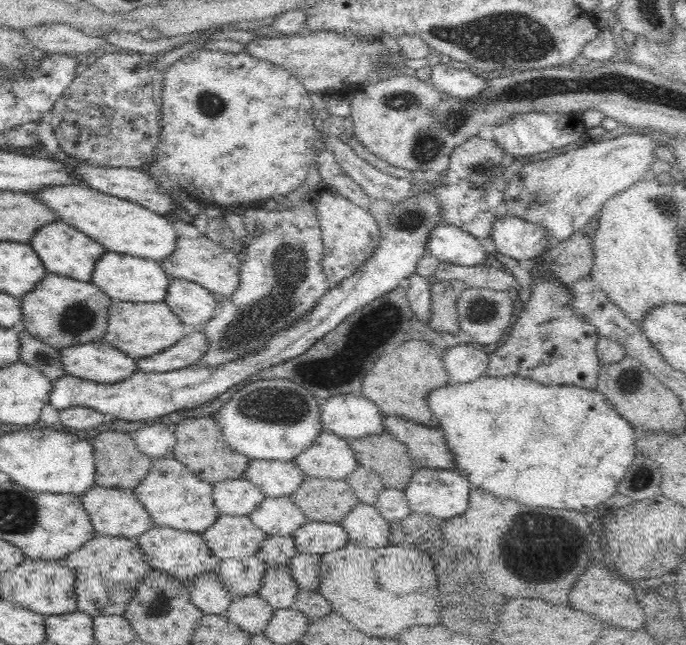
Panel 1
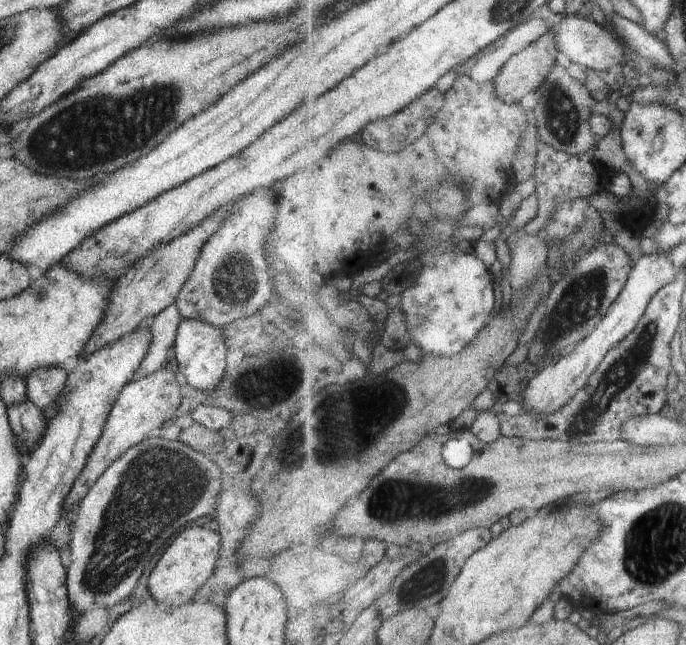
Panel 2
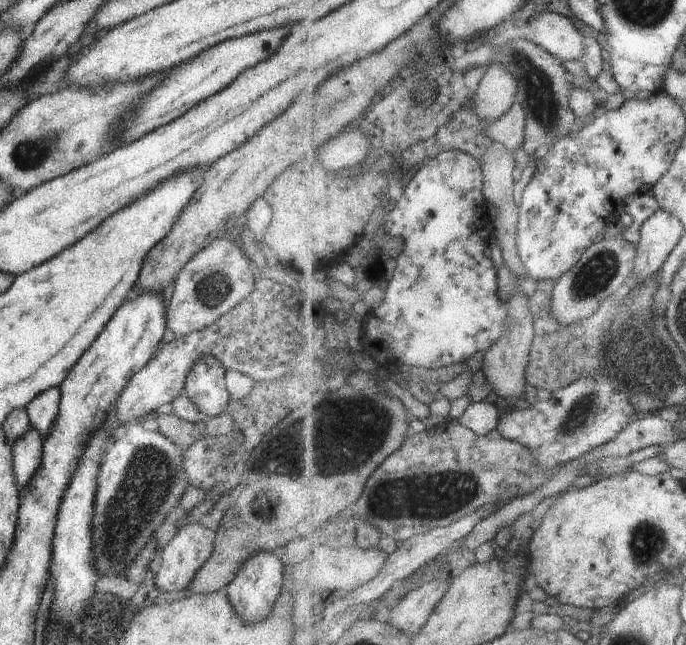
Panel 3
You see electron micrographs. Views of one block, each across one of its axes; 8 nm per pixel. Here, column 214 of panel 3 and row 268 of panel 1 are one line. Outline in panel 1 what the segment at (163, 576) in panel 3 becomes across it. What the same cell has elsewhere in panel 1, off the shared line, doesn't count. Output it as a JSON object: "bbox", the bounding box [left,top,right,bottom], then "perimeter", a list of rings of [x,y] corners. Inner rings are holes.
{"bbox":[486,259,602,391],"perimeter":[[[539,259],[535,260],[535,265],[531,270],[531,297],[513,323],[508,338],[494,348],[489,348],[490,362],[486,374],[491,377],[521,376],[544,386],[568,385],[594,391],[602,365],[596,352],[600,334],[593,324],[573,311],[569,304],[571,301],[570,286],[562,284],[555,278],[549,278],[547,272],[539,268]]]}

